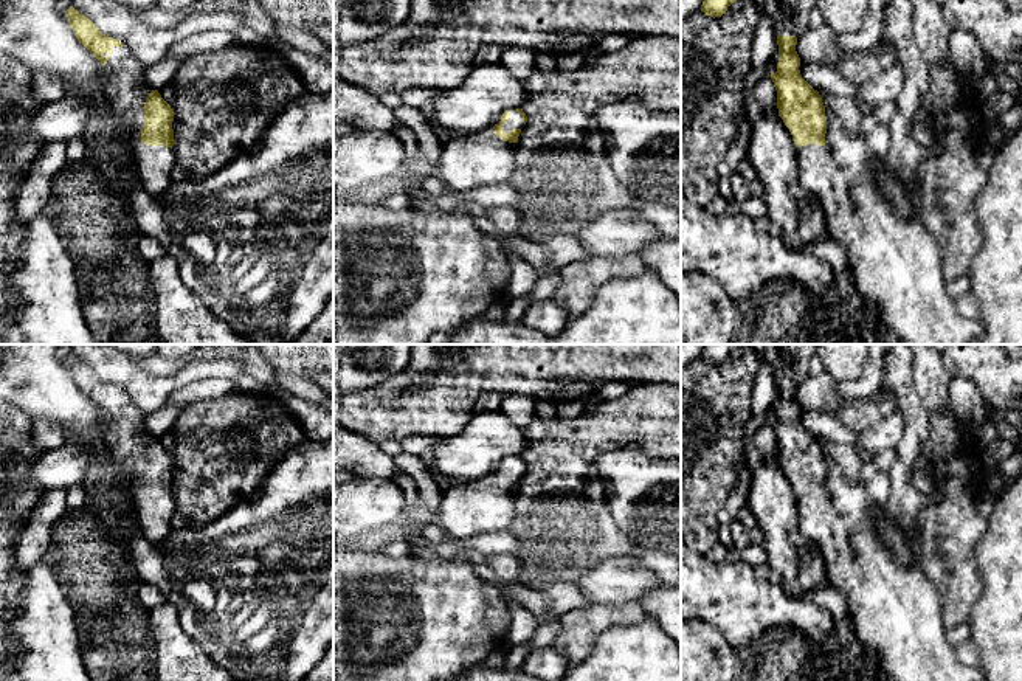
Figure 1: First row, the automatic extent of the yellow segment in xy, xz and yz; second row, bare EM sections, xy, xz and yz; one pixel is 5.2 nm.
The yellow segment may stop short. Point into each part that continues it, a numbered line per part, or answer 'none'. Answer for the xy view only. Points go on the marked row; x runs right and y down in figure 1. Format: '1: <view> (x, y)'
1: xy (123, 82)

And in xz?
1: xz (515, 120)

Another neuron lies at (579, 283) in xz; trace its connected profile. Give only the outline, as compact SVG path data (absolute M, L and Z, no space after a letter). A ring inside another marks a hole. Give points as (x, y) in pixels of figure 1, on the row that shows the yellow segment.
M639 254L623 258L591 258L563 265L552 296L569 320L582 316L599 290L611 279L637 278L647 270Z

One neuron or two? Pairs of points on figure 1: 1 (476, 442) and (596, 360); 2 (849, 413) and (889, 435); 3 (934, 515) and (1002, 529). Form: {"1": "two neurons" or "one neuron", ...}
{"1": "two neurons", "2": "two neurons", "3": "two neurons"}

